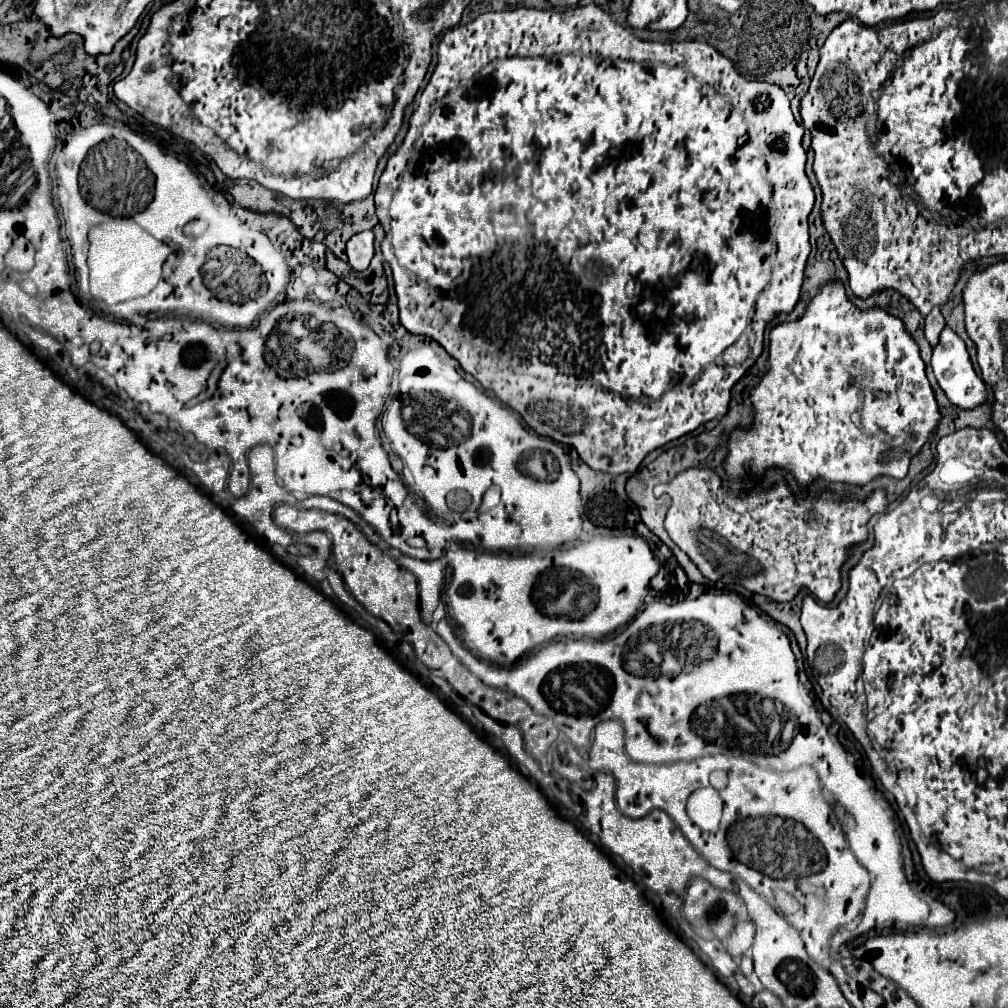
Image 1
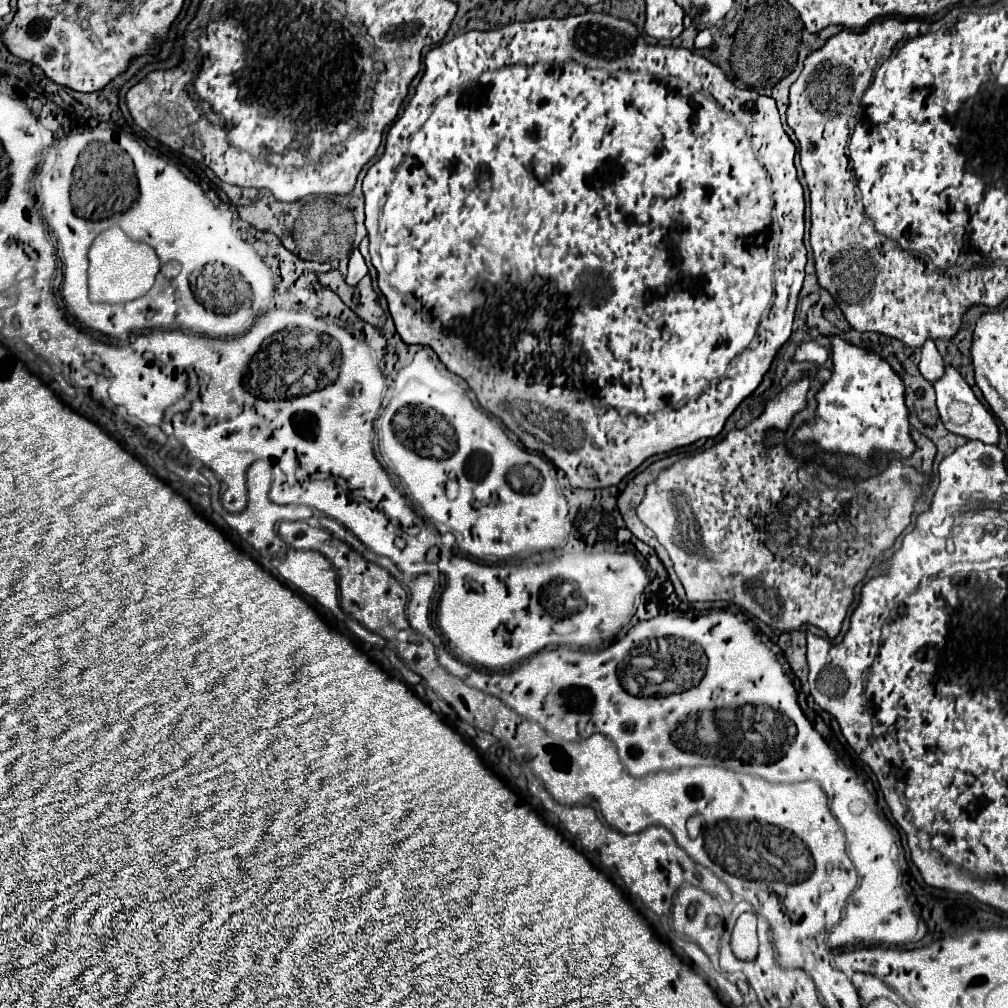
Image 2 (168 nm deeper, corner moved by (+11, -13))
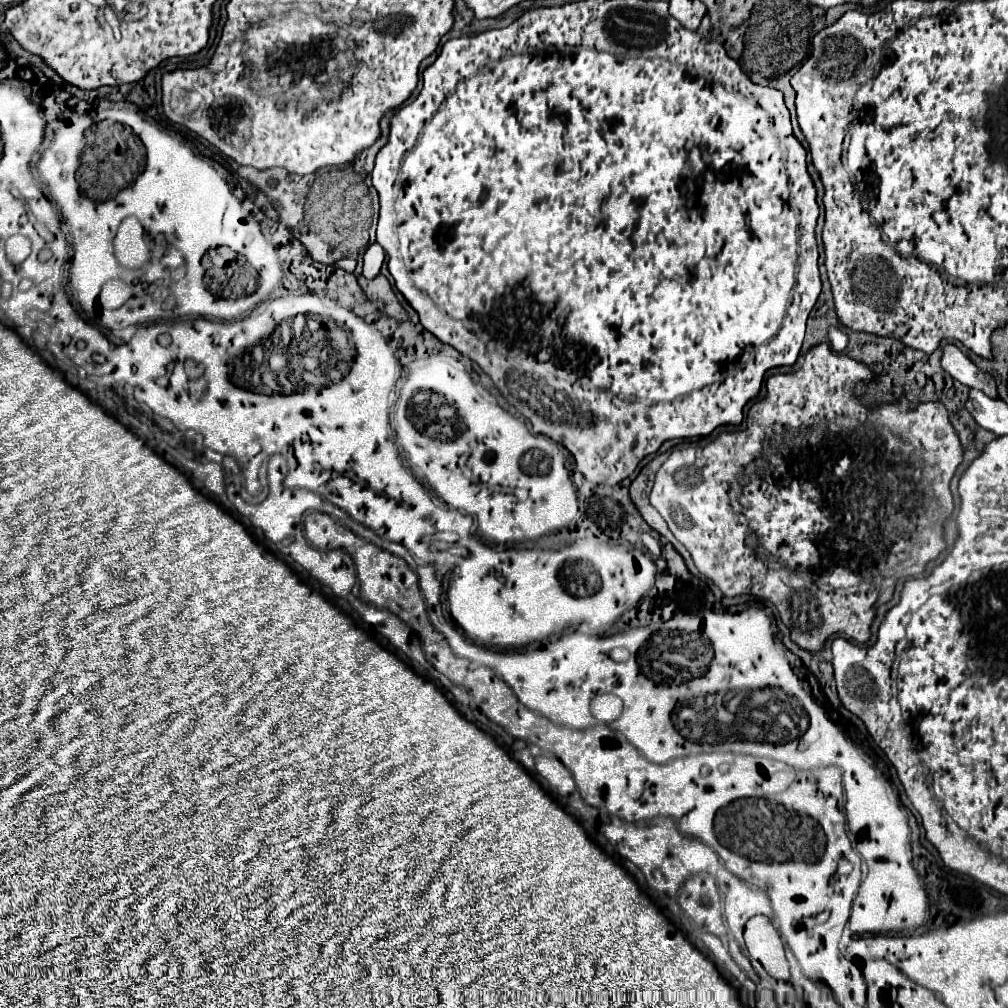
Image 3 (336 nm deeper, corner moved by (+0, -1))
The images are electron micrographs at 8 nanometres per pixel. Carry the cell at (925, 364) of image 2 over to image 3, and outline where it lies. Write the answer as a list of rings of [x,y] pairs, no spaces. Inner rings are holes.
[[[944,346],[944,356],[942,356],[942,368],[958,382],[966,384],[968,388],[976,388],[982,390],[986,396],[998,398],[998,390],[996,390],[996,382],[994,378],[976,368],[968,356],[964,356],[956,346]]]

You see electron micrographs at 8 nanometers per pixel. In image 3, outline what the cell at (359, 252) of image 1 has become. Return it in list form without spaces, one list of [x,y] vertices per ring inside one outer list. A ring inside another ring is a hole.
[[[372,244],[364,254],[364,276],[372,280],[376,274],[380,274],[382,262],[384,262],[384,248],[380,244]]]

